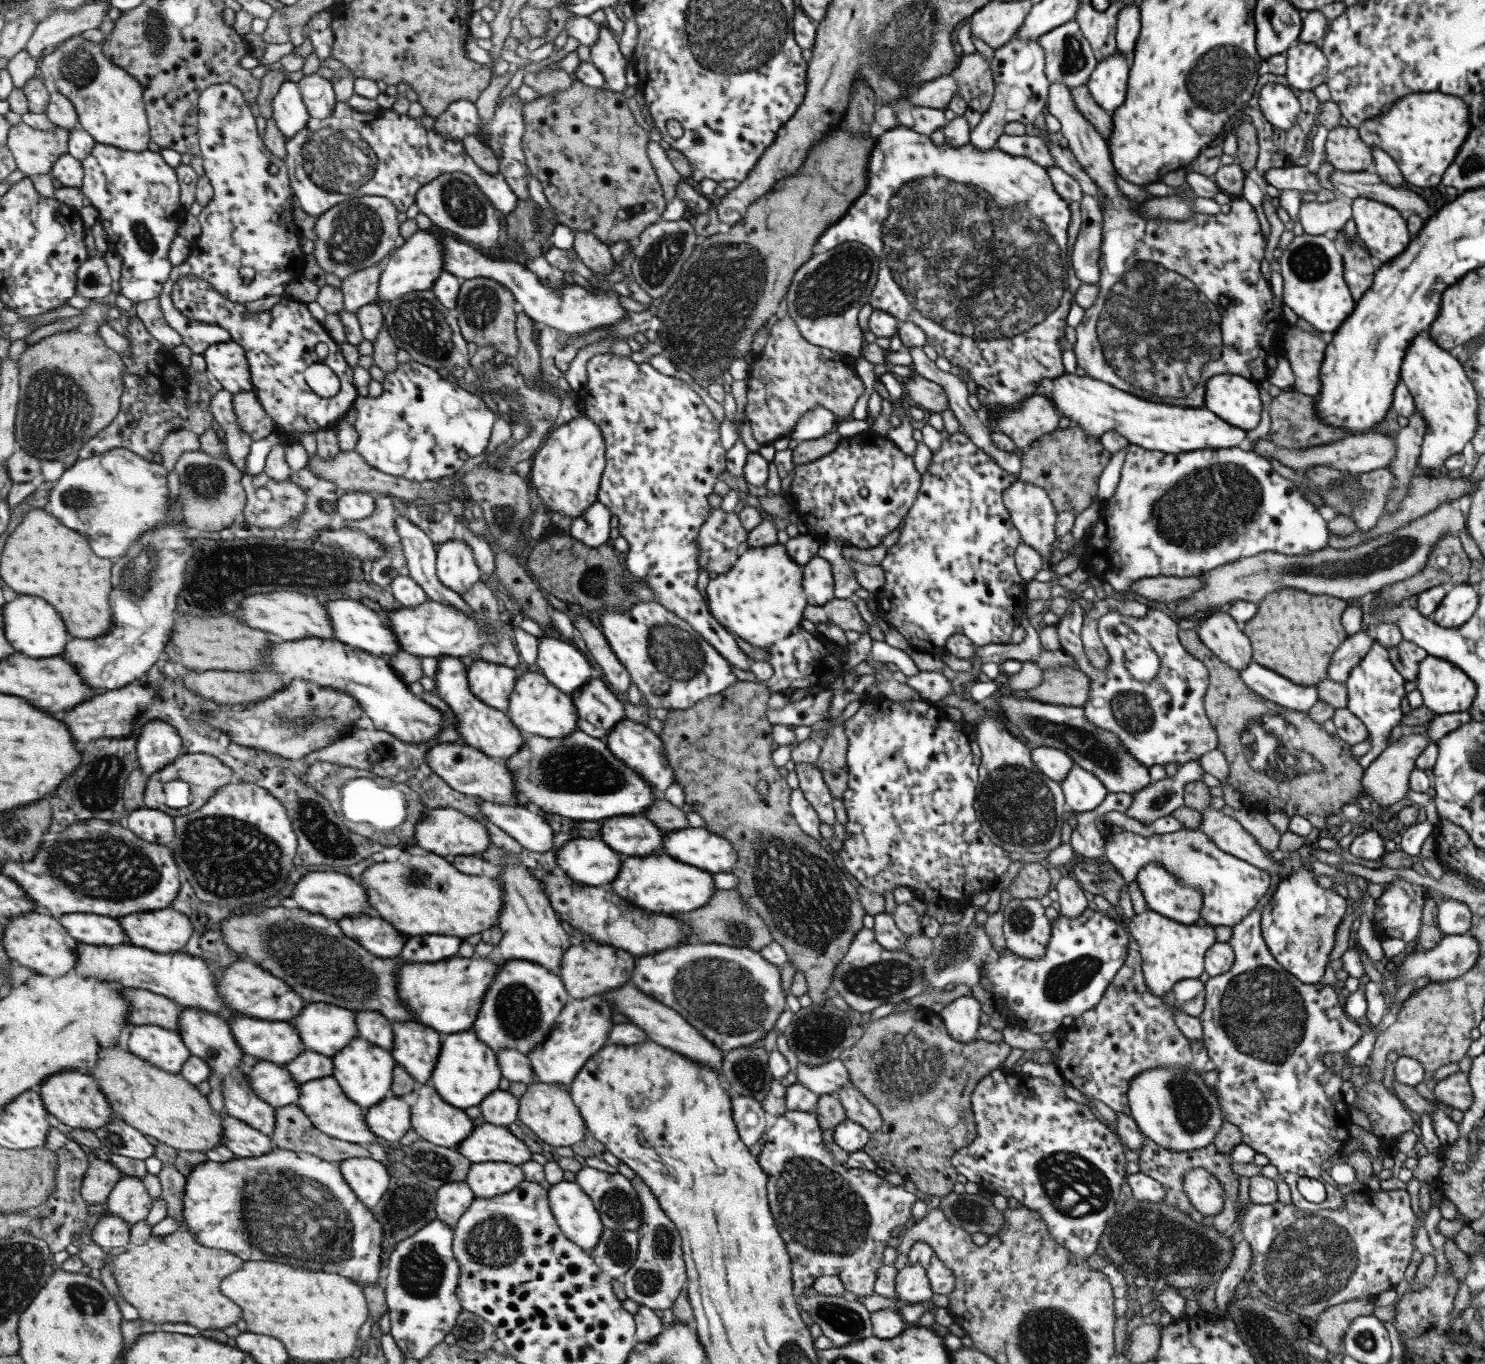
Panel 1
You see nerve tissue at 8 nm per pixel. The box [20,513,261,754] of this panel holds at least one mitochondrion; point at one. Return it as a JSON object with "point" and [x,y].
{"point":[141,571]}

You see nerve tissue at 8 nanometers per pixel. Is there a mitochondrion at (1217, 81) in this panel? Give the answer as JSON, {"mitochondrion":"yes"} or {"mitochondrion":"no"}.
{"mitochondrion":"yes"}

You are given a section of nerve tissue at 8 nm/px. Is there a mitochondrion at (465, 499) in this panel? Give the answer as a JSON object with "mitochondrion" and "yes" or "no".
{"mitochondrion":"no"}

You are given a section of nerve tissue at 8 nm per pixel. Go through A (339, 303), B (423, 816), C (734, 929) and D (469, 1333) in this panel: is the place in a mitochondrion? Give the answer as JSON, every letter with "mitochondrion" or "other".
{"A":"other","B":"other","C":"mitochondrion","D":"other"}

